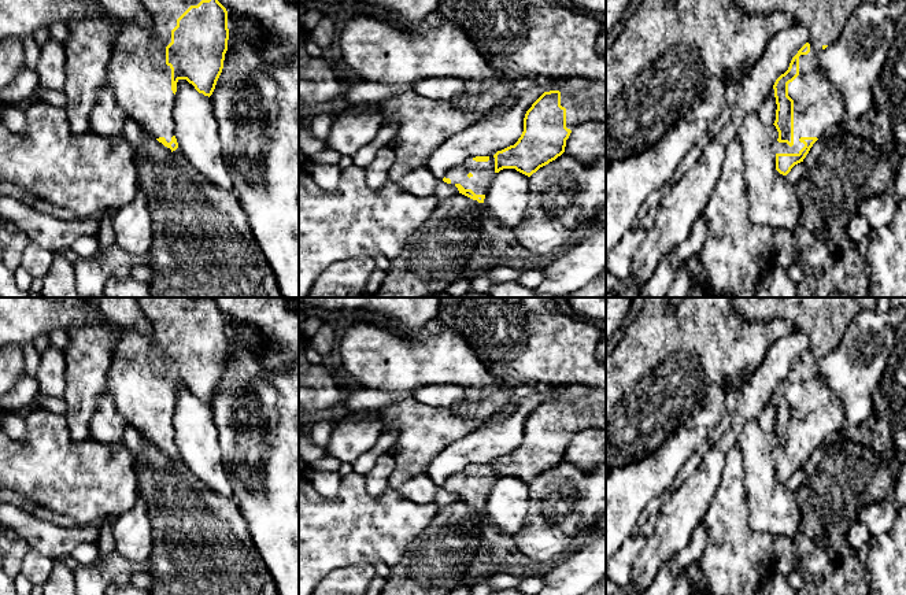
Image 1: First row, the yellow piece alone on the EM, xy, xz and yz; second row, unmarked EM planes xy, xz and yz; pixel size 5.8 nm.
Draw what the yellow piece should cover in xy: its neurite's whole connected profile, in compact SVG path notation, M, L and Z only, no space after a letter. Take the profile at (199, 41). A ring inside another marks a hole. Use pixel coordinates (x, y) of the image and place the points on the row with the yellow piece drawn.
M218 0L138 1L148 11L156 36L152 38L133 23L119 29L108 64L108 86L126 117L173 152L178 148L173 119L177 82L186 80L199 93L212 95L228 51L228 11Z

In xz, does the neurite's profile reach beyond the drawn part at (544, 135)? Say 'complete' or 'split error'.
split error

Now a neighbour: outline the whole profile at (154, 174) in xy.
M144 130L134 162L137 182L147 193L152 217L148 265L155 277L149 284L151 298L284 298L233 191L222 191L211 184L178 148L171 151Z

